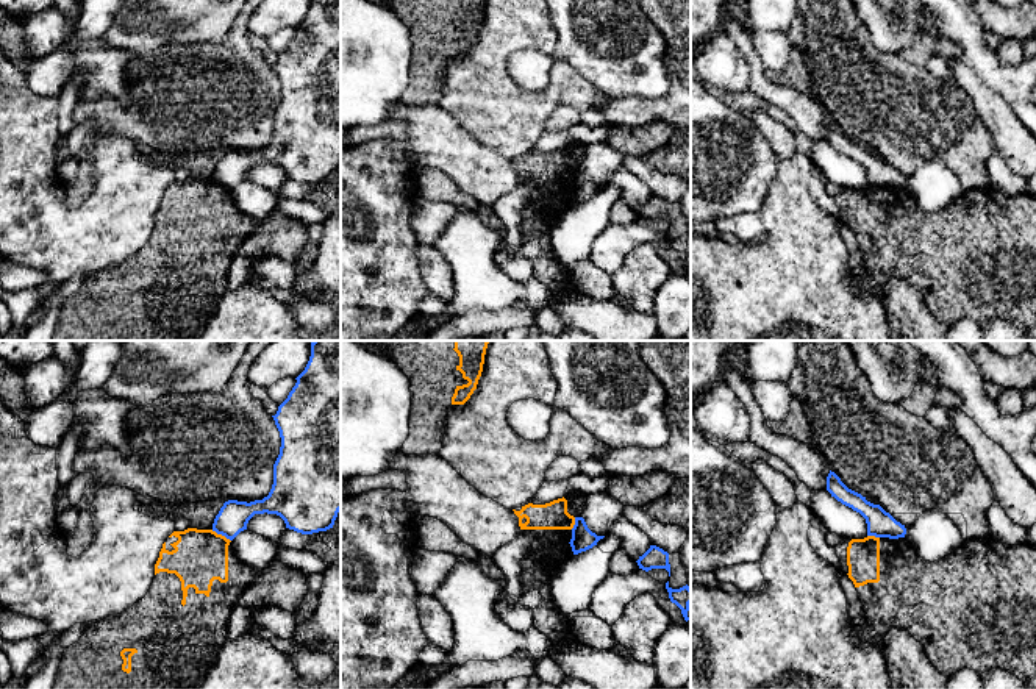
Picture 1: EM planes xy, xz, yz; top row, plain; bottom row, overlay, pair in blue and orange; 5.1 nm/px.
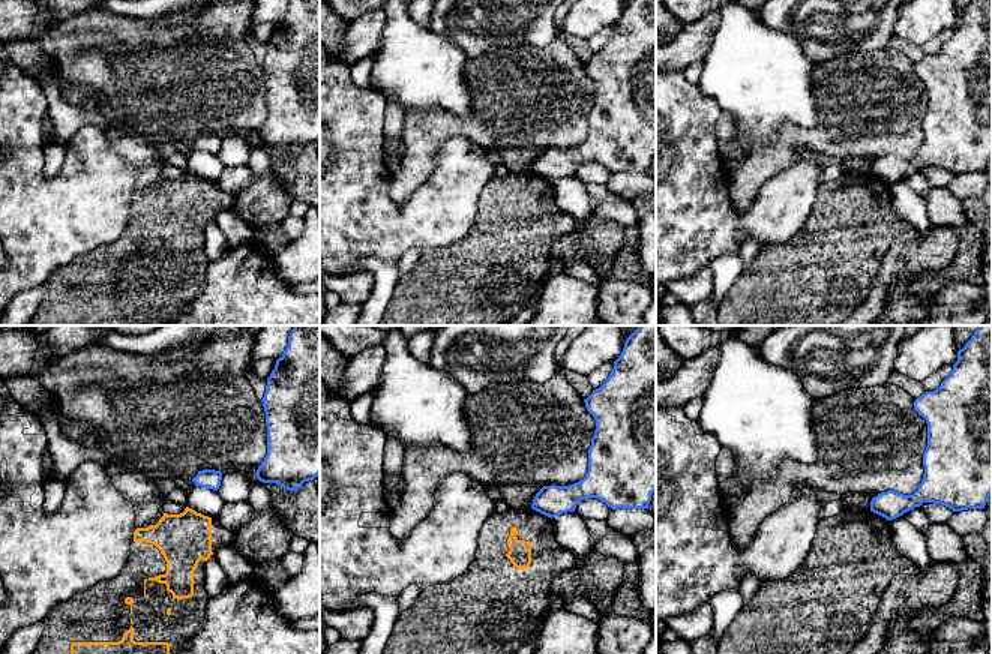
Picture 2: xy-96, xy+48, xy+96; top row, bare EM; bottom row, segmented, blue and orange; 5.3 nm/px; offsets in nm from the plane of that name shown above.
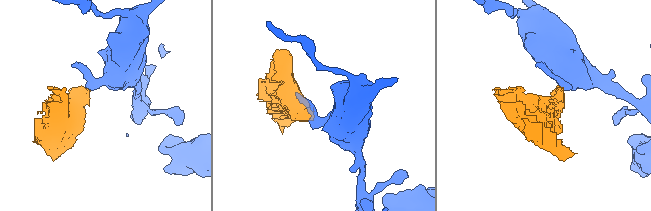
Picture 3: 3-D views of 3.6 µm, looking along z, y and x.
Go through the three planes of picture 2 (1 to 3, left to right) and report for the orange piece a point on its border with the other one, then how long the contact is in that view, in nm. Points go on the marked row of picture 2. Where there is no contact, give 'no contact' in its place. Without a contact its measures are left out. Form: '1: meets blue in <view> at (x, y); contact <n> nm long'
1: no contact
2: no contact
3: no contact

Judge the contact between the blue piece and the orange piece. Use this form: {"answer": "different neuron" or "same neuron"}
{"answer": "different neuron"}

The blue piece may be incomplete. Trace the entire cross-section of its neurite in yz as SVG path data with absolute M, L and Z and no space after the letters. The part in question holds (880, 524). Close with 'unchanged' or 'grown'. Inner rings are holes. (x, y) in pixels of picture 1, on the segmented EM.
M830 470L827 477L827 491L842 505L859 512L867 523L867 536L898 539L905 537L906 528L897 522L880 505L873 505L861 494L848 489L841 478Z; unchanged

